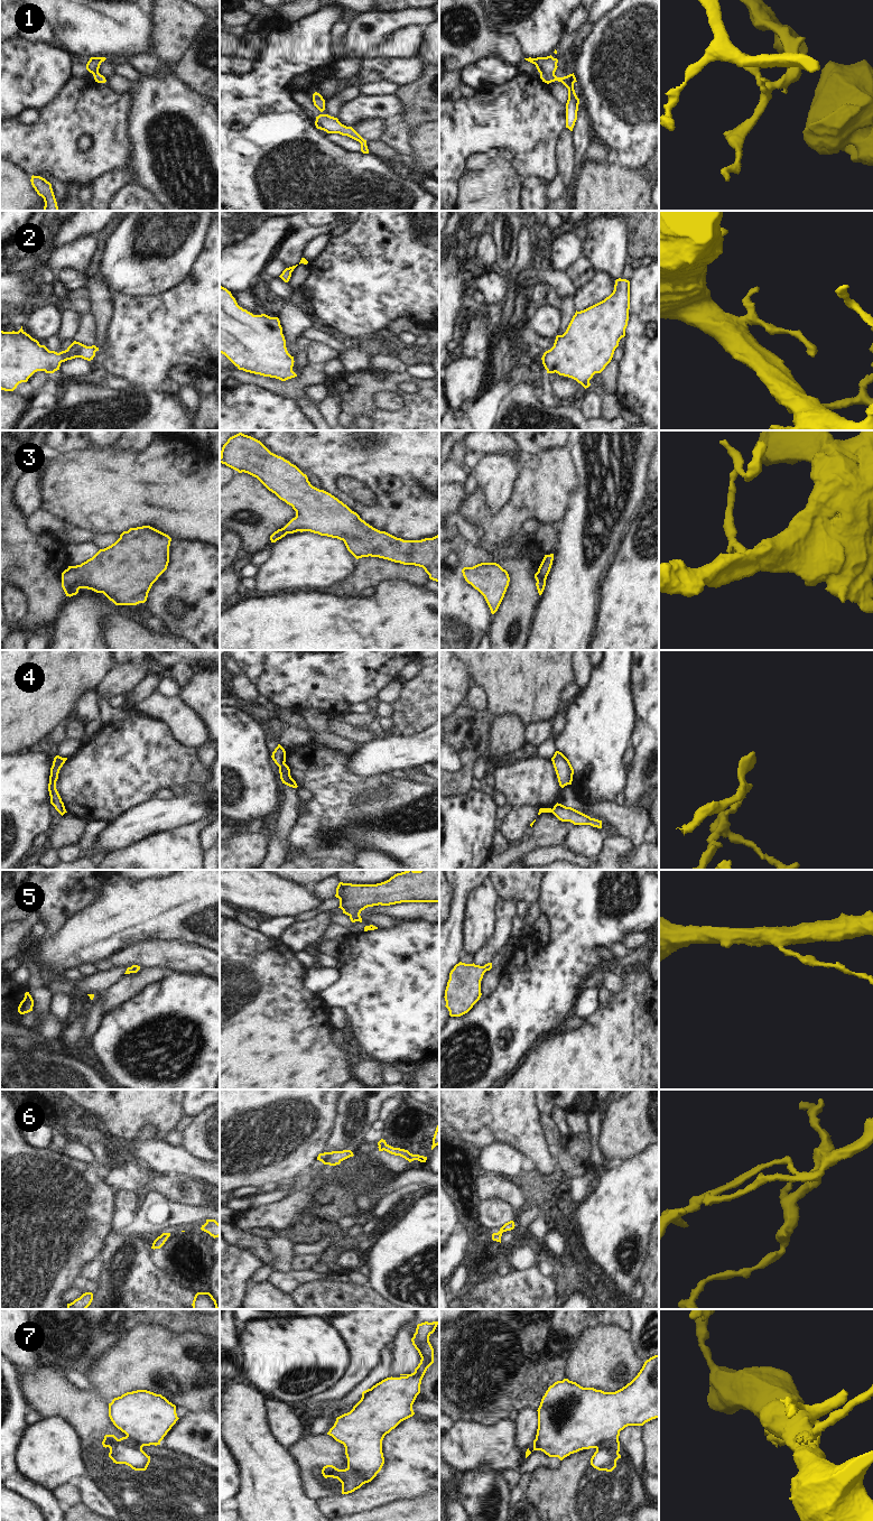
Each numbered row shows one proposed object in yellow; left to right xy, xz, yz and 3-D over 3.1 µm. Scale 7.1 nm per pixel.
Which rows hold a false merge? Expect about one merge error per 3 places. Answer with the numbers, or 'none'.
3, 4, 7

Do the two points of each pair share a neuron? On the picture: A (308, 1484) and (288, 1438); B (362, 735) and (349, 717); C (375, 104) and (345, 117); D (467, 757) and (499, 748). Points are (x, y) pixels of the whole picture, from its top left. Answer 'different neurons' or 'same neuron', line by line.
A: different neurons
B: different neurons
C: same neuron
D: different neurons

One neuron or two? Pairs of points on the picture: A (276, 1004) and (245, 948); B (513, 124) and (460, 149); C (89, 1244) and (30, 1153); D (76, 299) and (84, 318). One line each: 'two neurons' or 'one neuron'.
A: one neuron
B: one neuron
C: one neuron
D: one neuron

